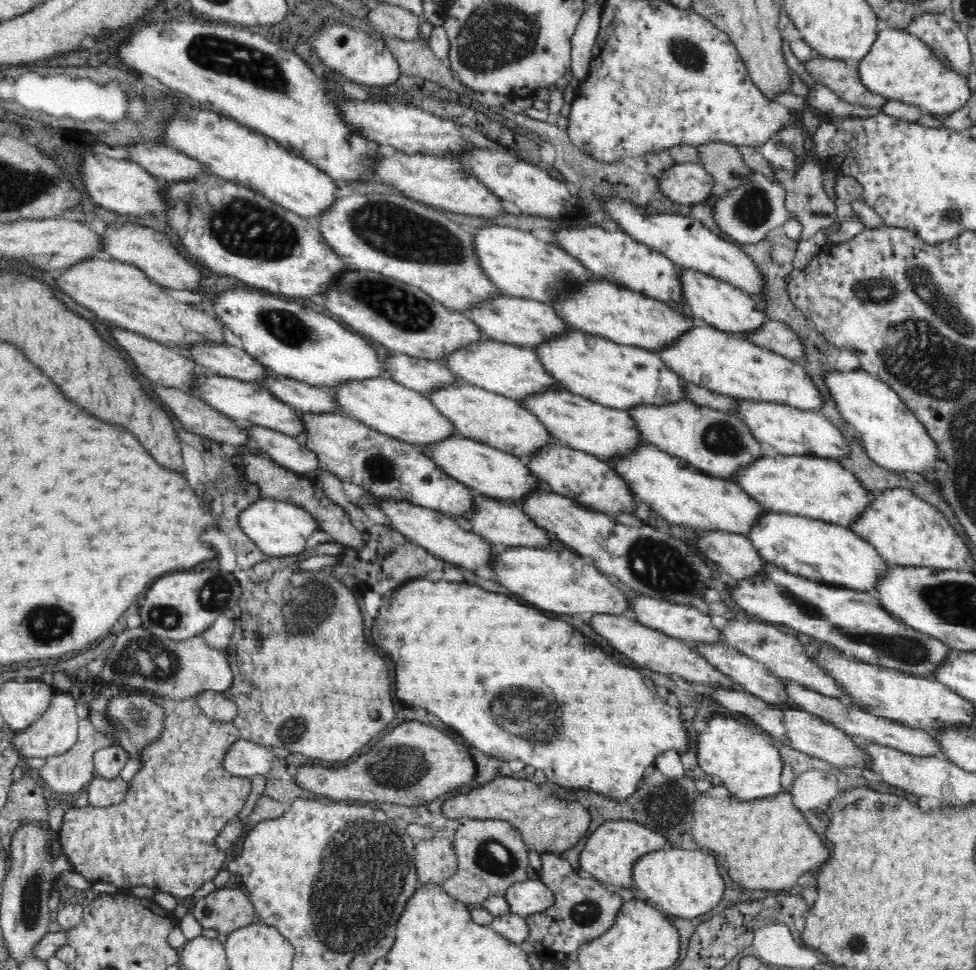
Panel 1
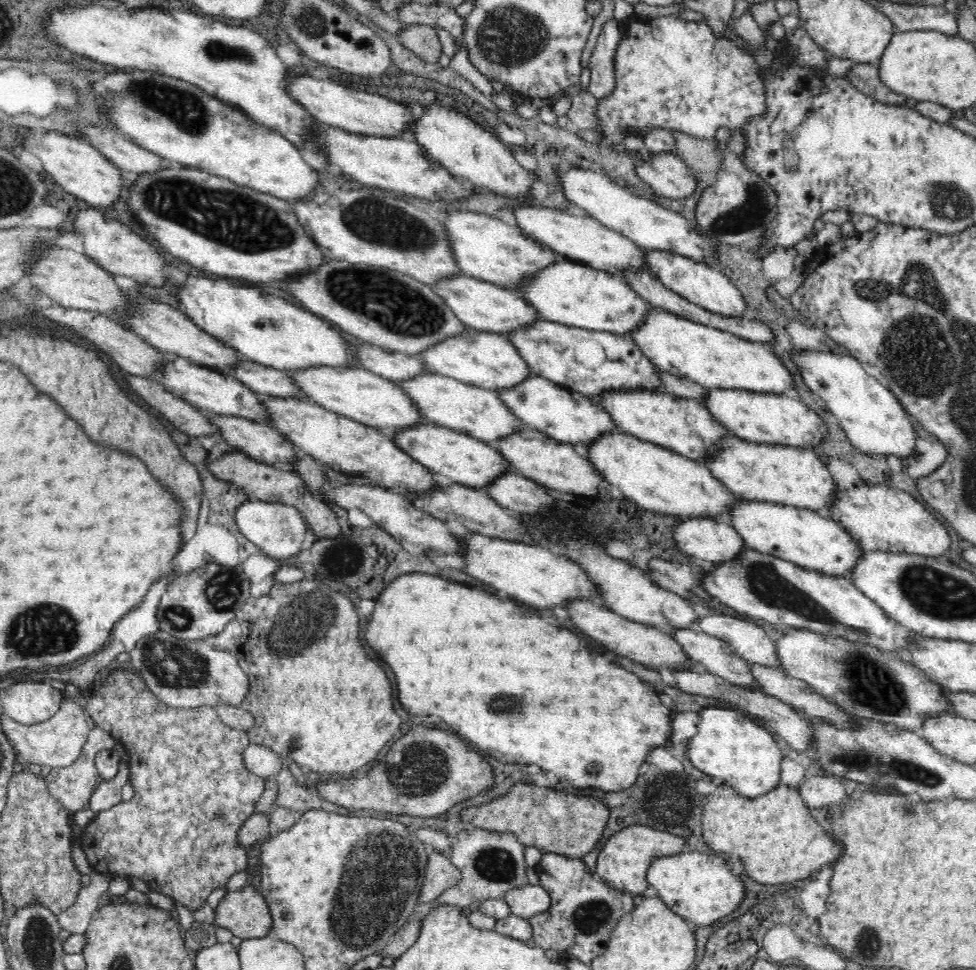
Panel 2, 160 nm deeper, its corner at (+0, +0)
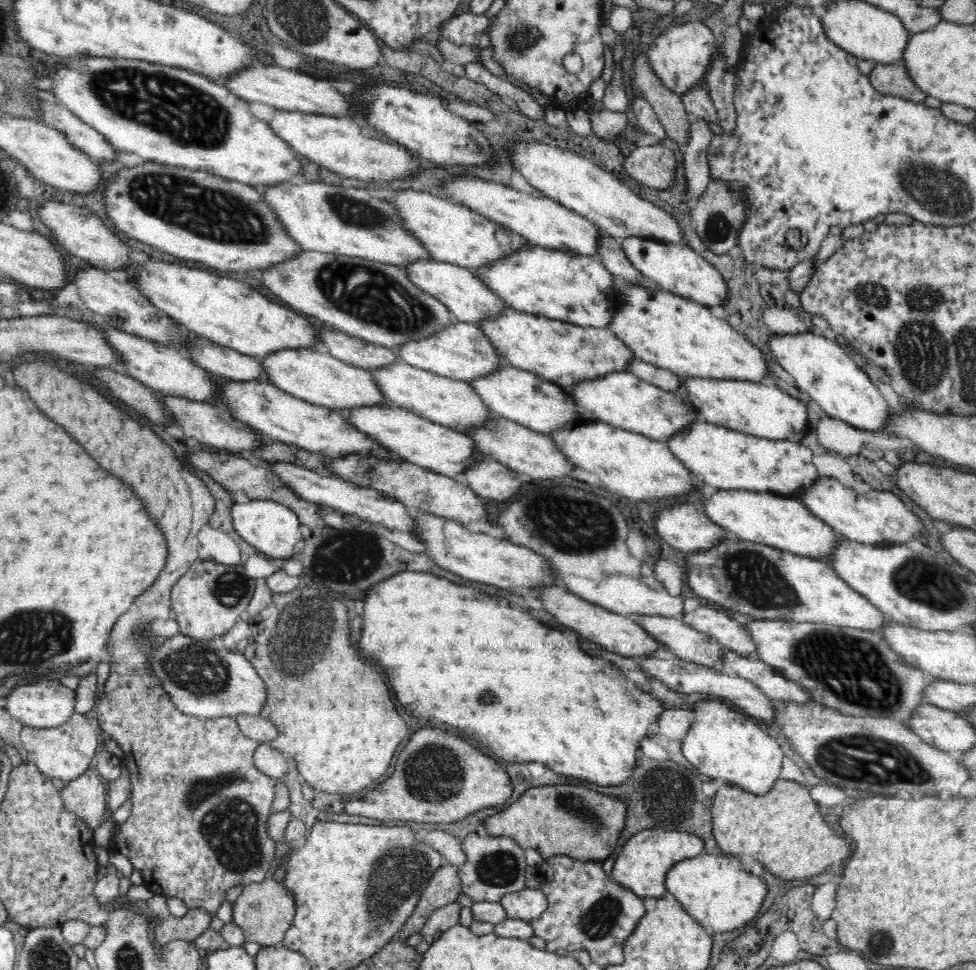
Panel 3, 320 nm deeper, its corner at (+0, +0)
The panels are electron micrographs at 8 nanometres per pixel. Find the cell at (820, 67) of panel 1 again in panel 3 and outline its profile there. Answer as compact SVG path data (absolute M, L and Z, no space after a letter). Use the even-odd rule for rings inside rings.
M901 61L887 65L876 63L868 74L868 80L882 95L892 95L917 103L924 103L927 97L924 91L908 78L908 71Z

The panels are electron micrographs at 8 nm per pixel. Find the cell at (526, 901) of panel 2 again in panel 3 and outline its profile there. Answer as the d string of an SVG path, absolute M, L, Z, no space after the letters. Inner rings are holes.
M524 888L521 892L510 892L501 900L506 909L507 918L531 921L539 917L547 908L546 896L539 890Z

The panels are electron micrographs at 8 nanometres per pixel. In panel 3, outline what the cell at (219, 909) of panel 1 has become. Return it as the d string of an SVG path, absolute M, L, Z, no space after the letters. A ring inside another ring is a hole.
M269 876L262 882L247 884L240 894L238 900L232 904L233 921L242 931L248 942L256 942L262 946L282 944L284 934L292 924L292 918L296 914L296 903L293 896L280 887L280 881Z

